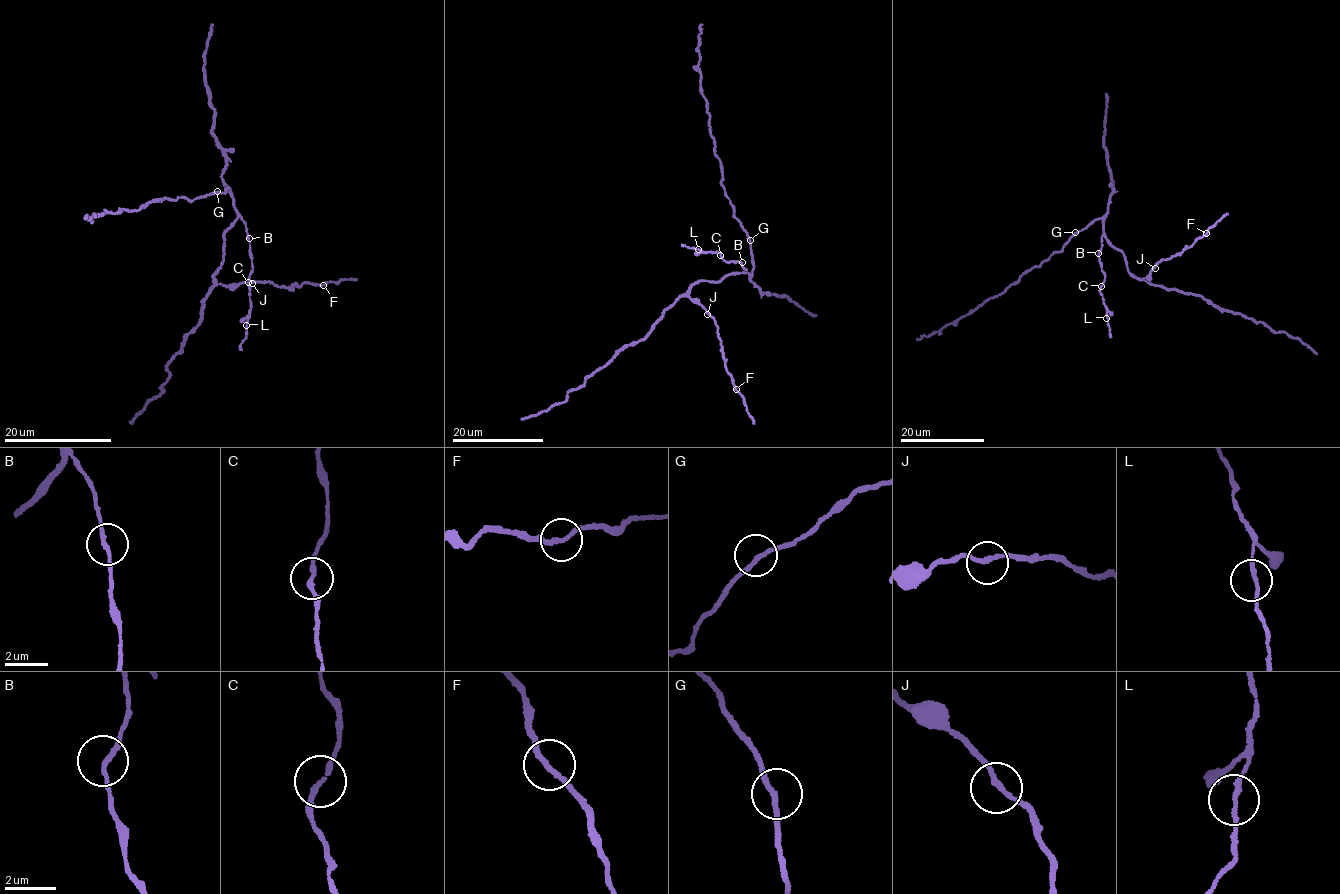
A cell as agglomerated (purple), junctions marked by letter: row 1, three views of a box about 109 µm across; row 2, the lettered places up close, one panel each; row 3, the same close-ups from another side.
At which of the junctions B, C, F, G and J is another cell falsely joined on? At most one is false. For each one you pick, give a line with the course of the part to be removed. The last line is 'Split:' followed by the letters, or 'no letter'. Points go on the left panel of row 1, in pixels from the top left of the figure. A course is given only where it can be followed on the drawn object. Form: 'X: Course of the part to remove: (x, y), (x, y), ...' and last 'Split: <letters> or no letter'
Split: no letter

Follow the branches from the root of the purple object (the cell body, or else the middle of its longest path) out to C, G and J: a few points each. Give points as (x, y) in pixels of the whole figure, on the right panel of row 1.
C: (1105, 233), (1098, 253), (1104, 276), (1102, 285)
G: (1105, 233), (1101, 218), (1075, 232)
J: (1105, 233), (1109, 243), (1123, 253), (1129, 272), (1137, 279), (1149, 279), (1155, 268)

